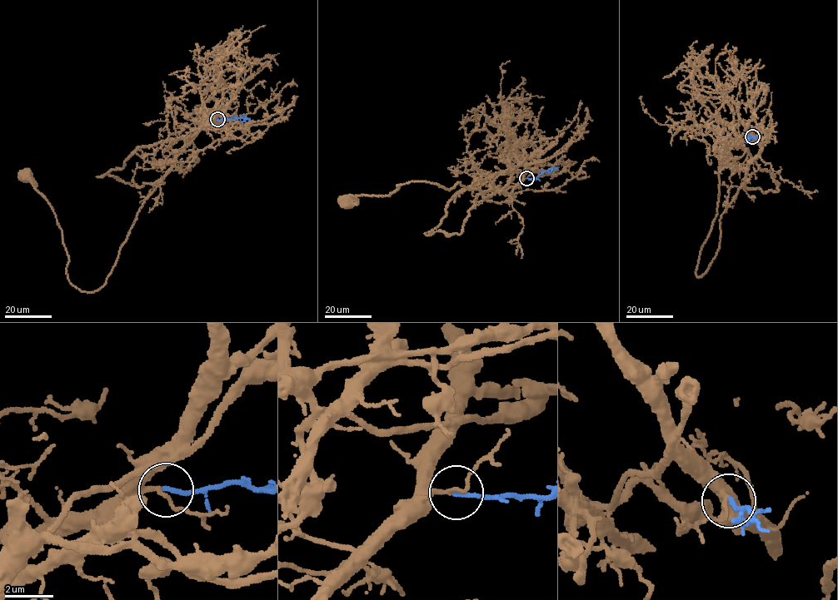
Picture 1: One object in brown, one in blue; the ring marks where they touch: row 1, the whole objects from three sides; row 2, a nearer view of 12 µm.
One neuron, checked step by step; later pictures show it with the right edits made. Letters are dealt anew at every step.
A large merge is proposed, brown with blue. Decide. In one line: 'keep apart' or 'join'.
join

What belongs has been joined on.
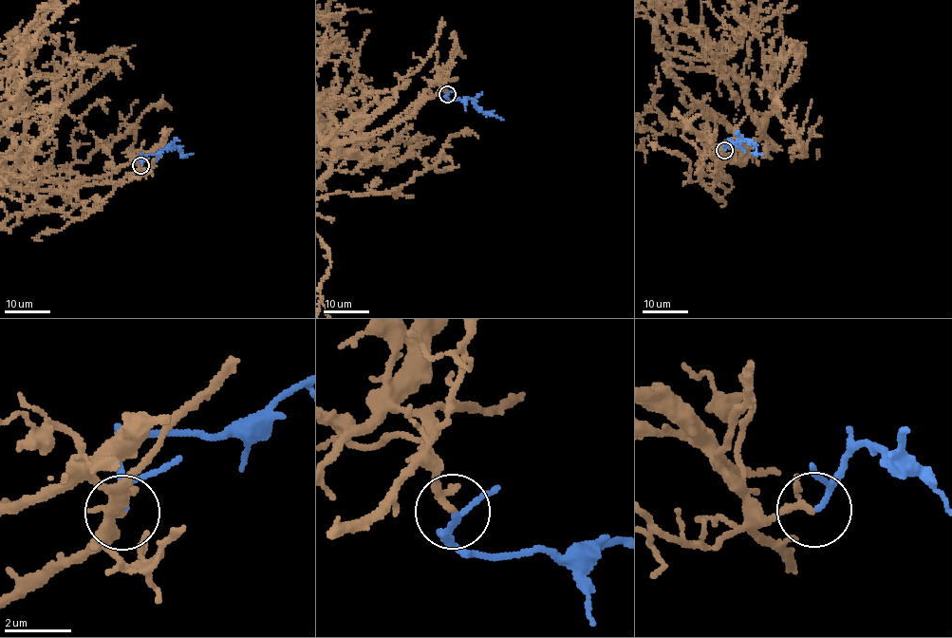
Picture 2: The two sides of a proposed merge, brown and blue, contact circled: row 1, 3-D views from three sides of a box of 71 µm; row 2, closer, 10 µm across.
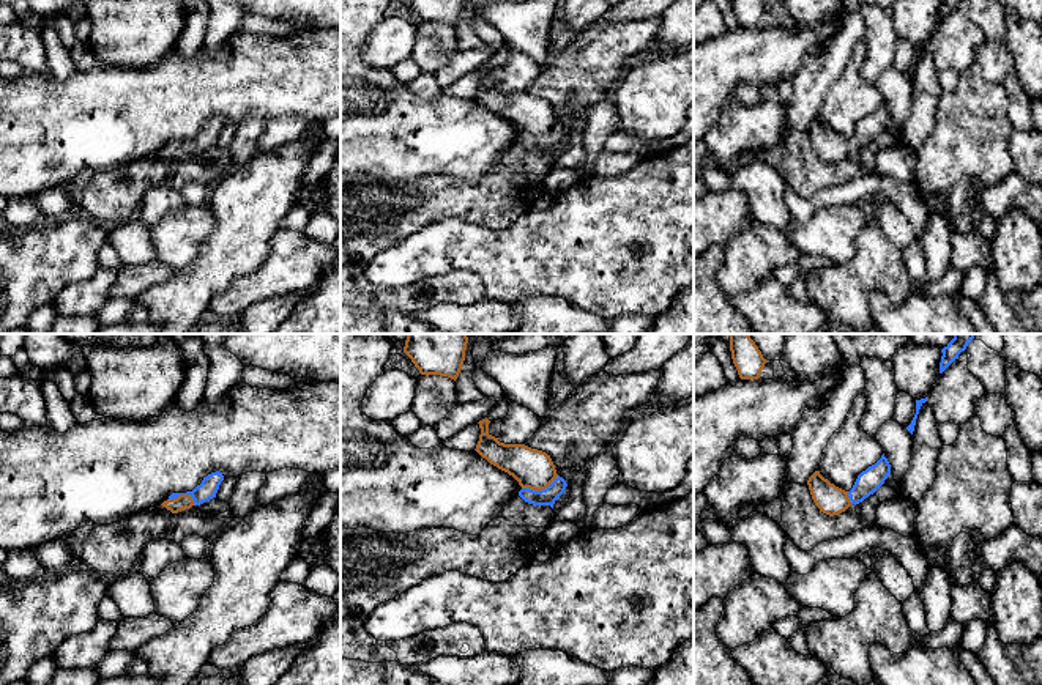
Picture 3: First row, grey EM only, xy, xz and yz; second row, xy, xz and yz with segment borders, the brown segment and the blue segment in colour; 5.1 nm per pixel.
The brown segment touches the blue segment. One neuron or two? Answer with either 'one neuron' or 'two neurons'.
one neuron

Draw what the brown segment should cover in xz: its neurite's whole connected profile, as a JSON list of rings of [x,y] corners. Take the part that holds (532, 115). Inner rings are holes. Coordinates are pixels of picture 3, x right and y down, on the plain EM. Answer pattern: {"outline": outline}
{"outline": [[[490,68],[478,69],[481,76],[476,99],[490,112],[512,123],[522,137],[519,143],[533,153],[550,153],[564,140],[568,131],[556,121],[555,112],[542,98],[525,91],[504,91],[489,80]]]}

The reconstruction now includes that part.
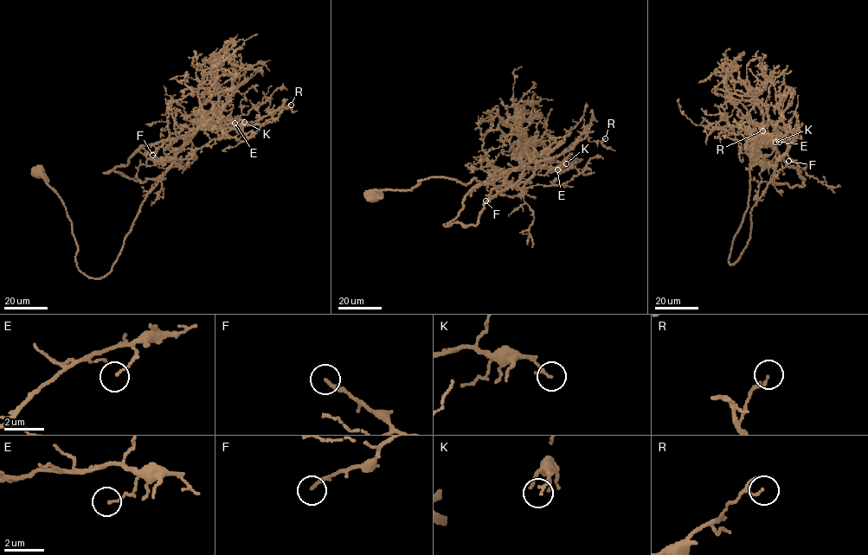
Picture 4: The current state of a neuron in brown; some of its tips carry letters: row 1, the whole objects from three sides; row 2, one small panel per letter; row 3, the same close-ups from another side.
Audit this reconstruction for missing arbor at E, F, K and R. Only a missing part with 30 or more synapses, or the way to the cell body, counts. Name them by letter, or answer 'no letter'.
F

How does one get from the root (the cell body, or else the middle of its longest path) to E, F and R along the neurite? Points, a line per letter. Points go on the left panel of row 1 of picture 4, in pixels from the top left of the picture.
E: (40, 172), (71, 221), (78, 269), (101, 278), (142, 202), (195, 131), (212, 120), (234, 123)
F: (40, 172), (71, 221), (78, 269), (101, 278), (111, 270), (142, 202), (173, 163), (152, 155)
R: (40, 172), (71, 221), (78, 269), (101, 278), (142, 202), (193, 134), (189, 130), (262, 124), (291, 105)

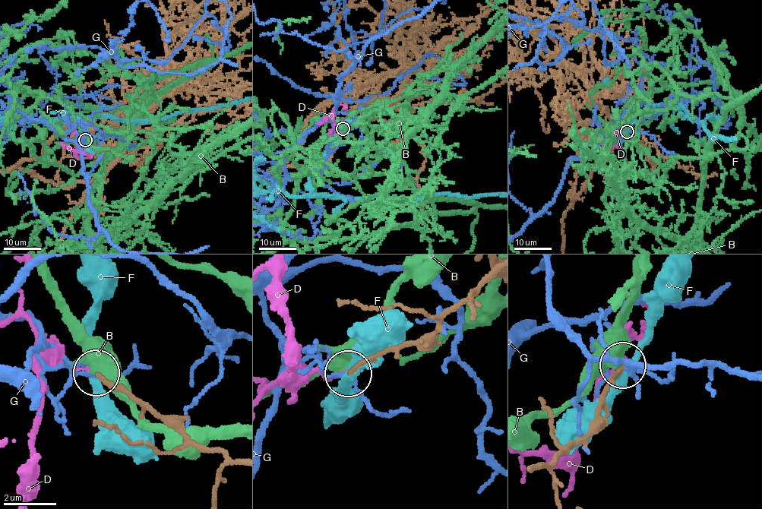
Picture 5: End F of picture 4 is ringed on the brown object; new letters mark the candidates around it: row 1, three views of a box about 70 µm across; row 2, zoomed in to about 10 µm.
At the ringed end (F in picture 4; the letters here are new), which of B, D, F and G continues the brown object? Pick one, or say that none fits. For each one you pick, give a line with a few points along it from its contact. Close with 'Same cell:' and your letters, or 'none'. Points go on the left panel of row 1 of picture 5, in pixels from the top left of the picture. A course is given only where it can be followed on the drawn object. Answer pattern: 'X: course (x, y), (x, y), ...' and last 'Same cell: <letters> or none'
Same cell: none

